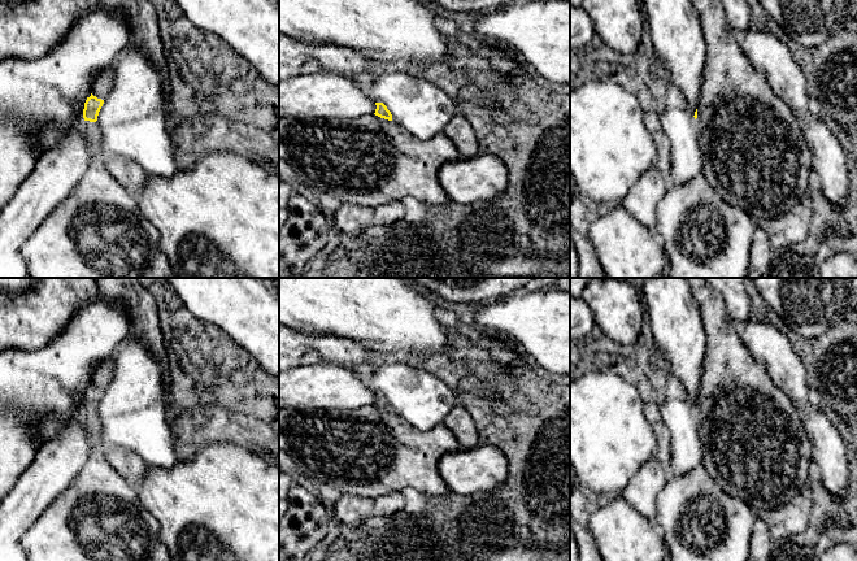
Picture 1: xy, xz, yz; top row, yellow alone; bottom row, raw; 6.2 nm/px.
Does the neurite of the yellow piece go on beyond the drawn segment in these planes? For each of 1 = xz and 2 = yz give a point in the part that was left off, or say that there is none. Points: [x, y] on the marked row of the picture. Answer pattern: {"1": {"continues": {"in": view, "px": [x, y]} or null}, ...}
{"1": {"continues": null}, "2": {"continues": null}}

